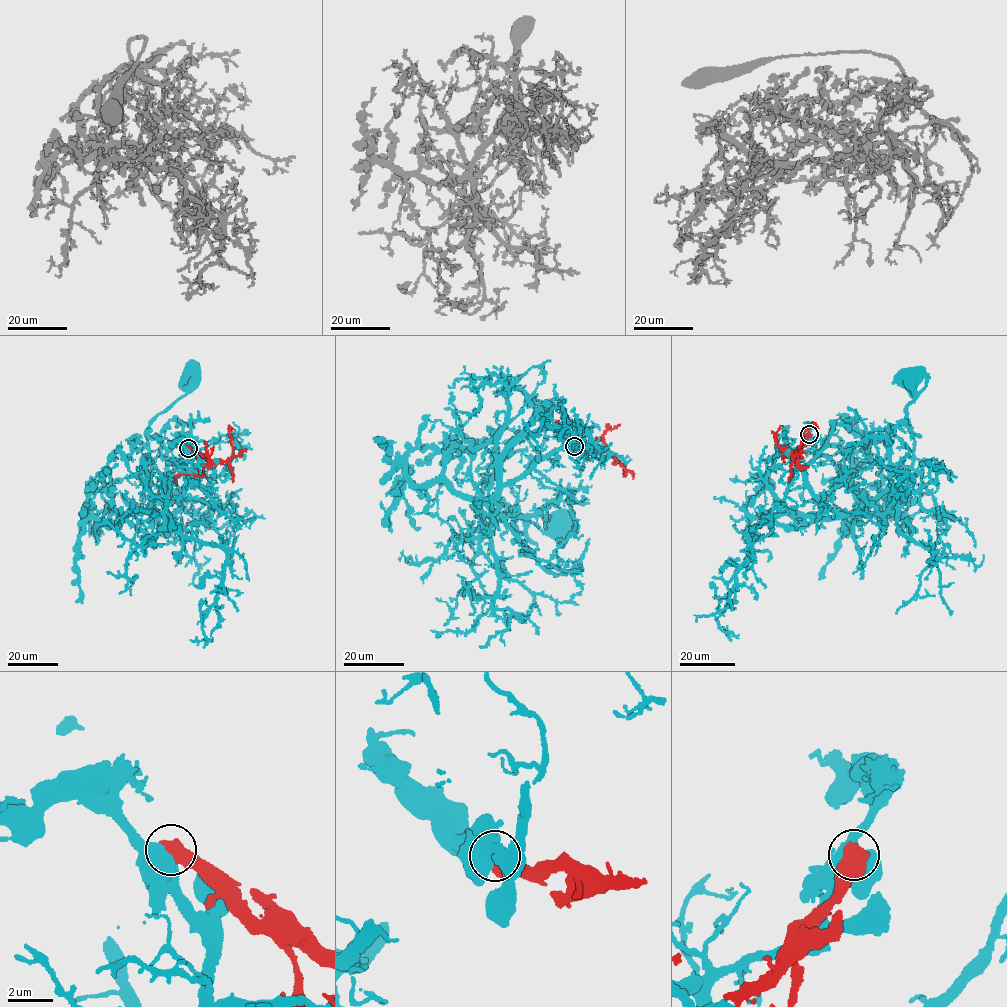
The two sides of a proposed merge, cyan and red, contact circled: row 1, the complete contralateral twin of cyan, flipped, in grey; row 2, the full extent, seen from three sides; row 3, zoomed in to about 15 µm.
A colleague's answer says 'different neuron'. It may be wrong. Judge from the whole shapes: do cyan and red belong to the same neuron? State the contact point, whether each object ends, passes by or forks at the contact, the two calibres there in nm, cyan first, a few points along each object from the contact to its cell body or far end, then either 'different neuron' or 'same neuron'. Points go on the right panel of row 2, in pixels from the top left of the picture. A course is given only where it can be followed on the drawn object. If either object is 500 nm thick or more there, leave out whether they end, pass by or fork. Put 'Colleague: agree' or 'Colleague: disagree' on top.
Colleague: agree
(809, 434) | 750/700 nm | cyan via (809, 434), (791, 450), (806, 487), (840, 514), (868, 505), (913, 460), (910, 377) | red via (809, 434), (799, 448), (790, 453), (794, 456), (798, 452), (806, 430), (814, 424), (818, 429) | different neuron

